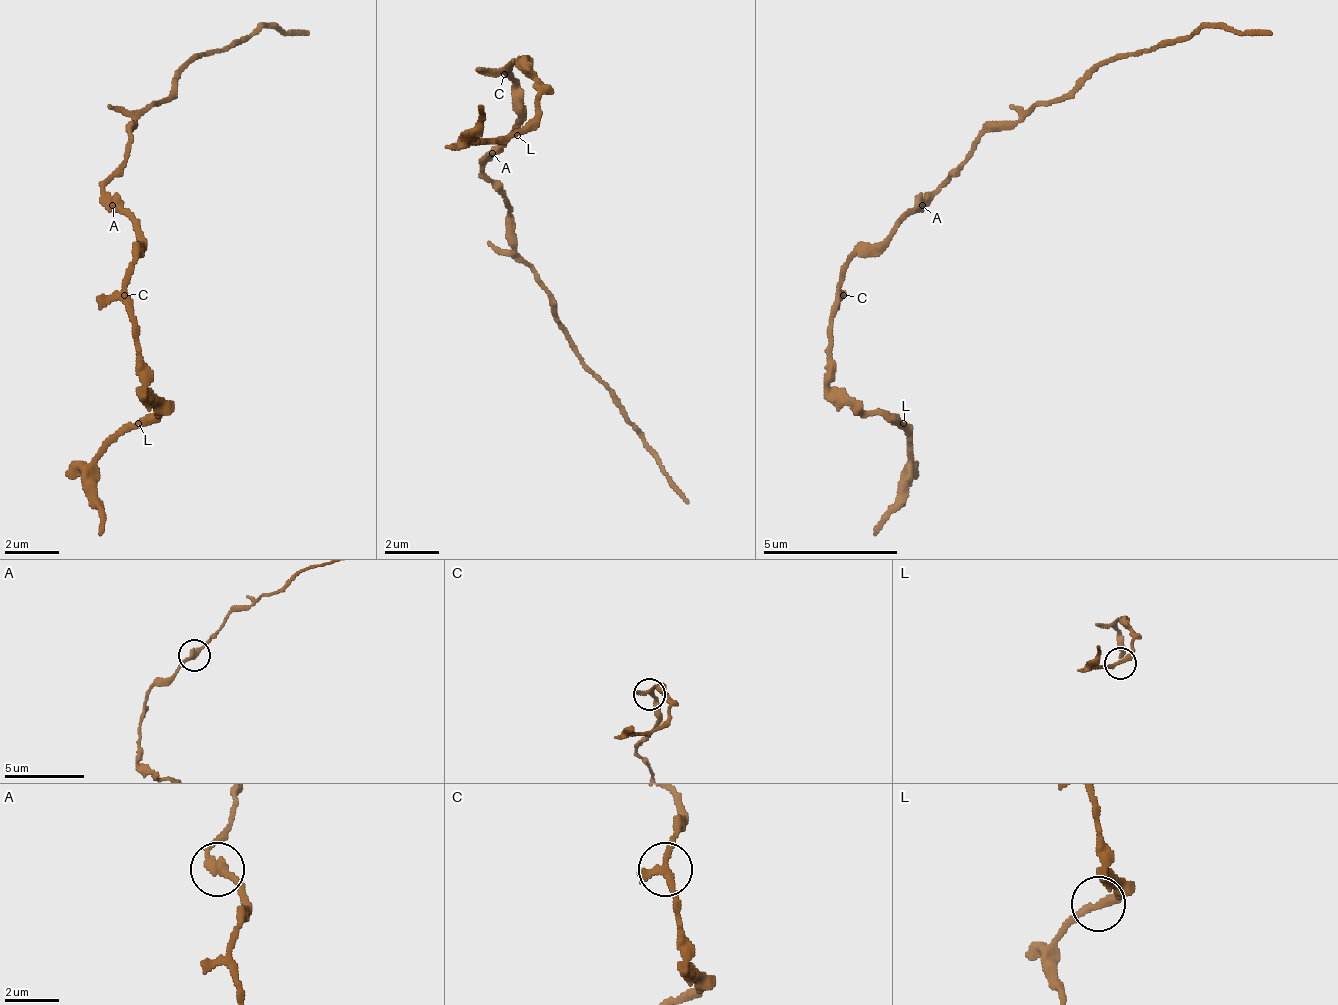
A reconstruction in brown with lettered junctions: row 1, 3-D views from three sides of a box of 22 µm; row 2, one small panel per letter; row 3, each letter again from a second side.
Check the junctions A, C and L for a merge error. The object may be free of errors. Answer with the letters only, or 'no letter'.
A

